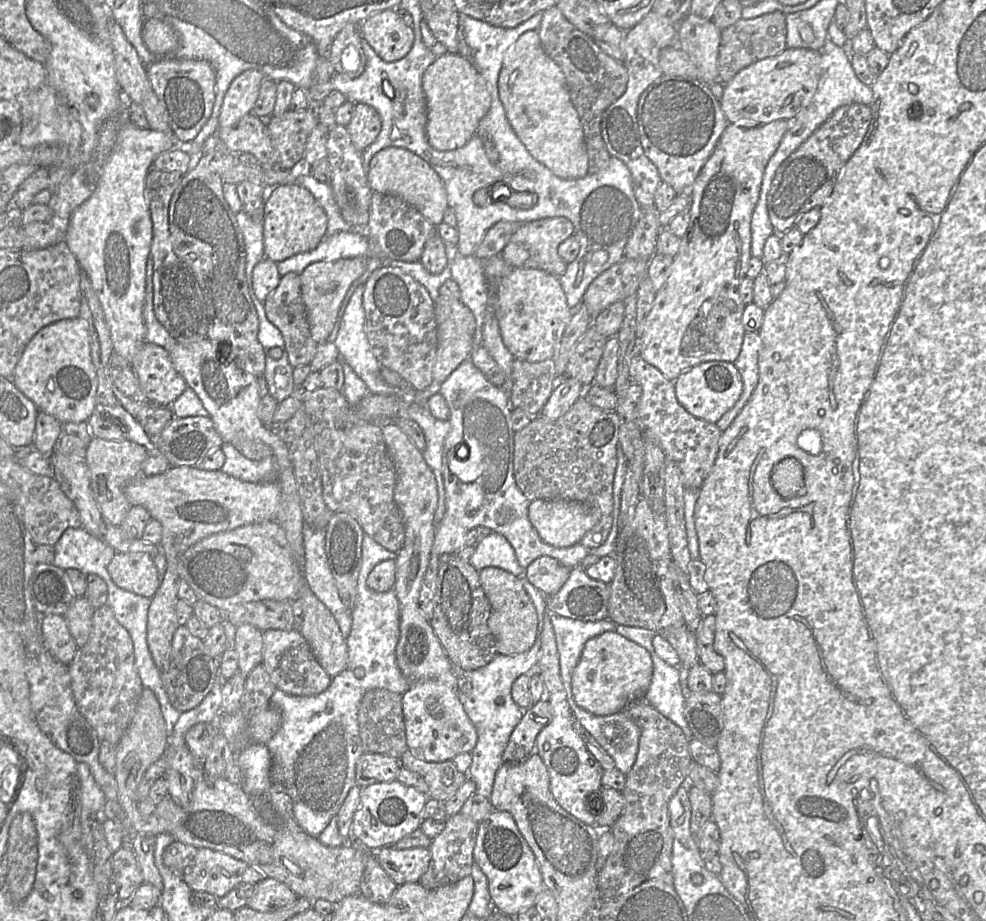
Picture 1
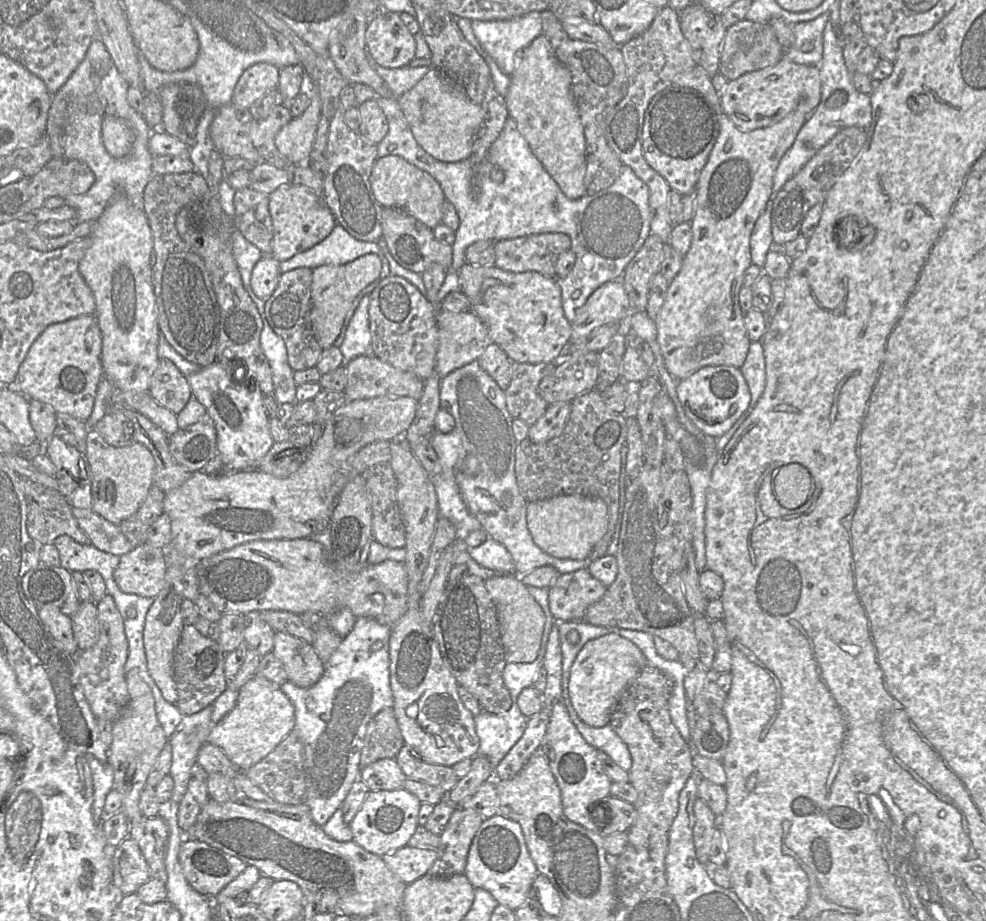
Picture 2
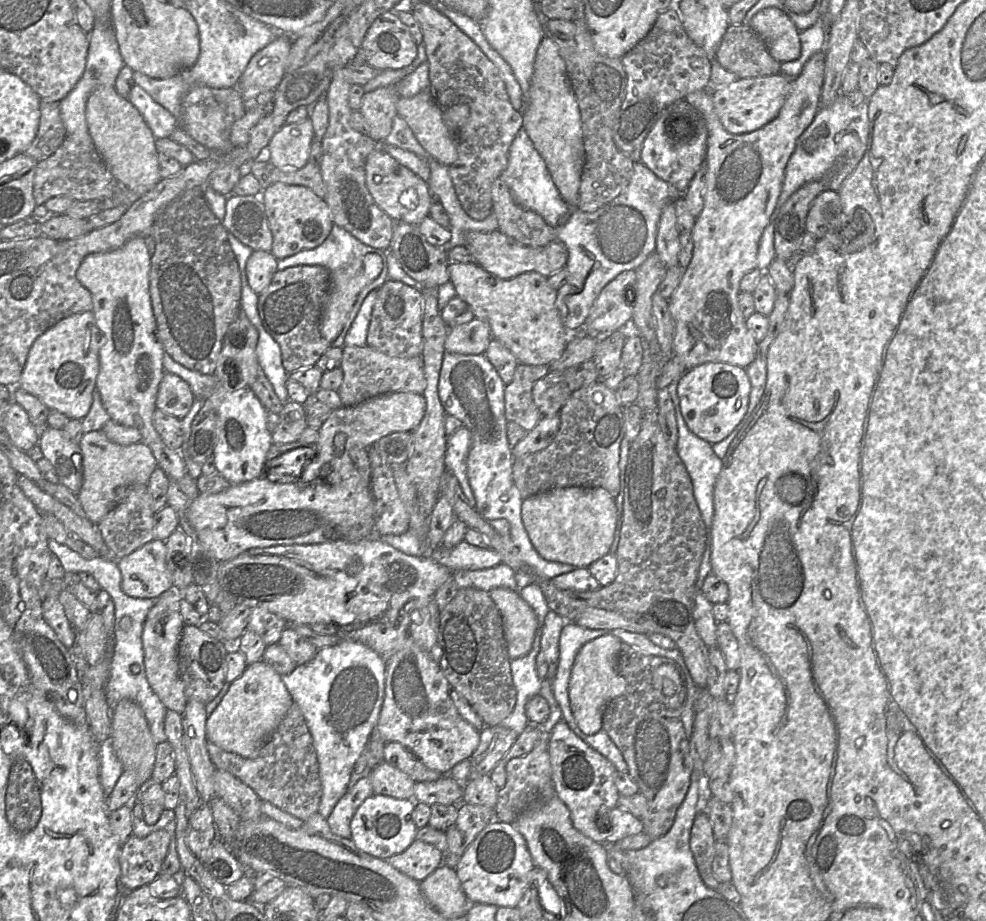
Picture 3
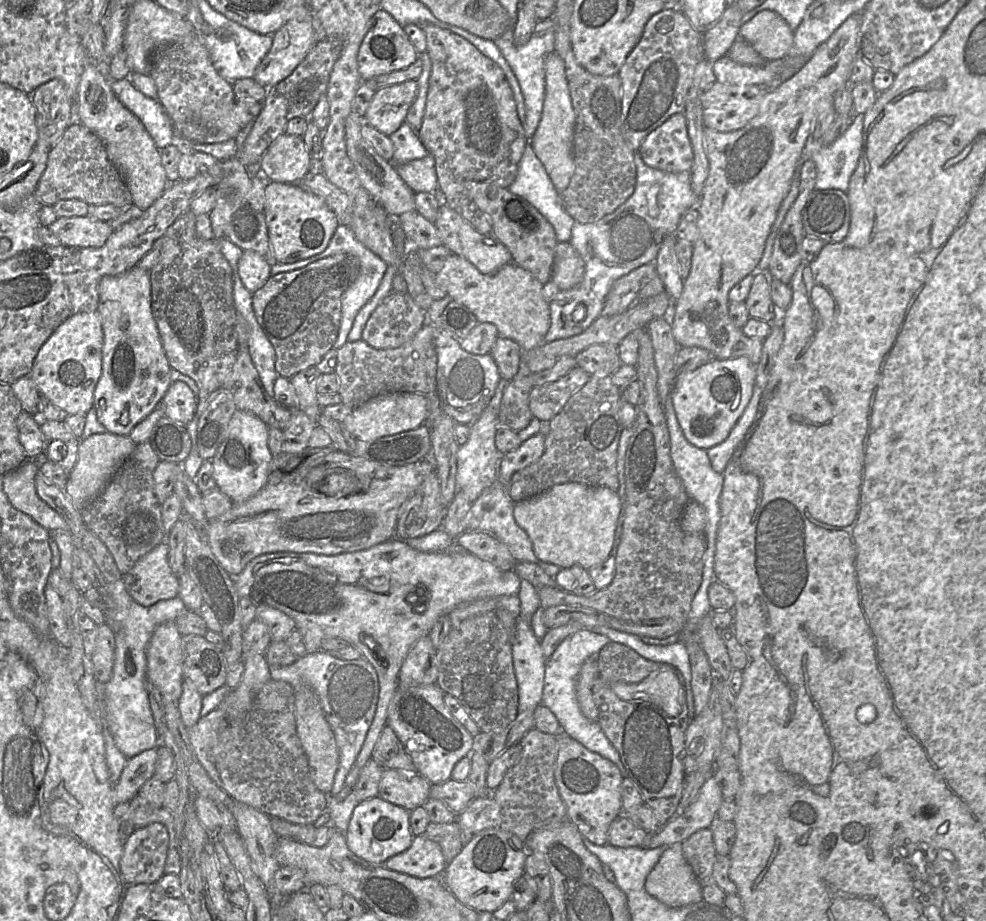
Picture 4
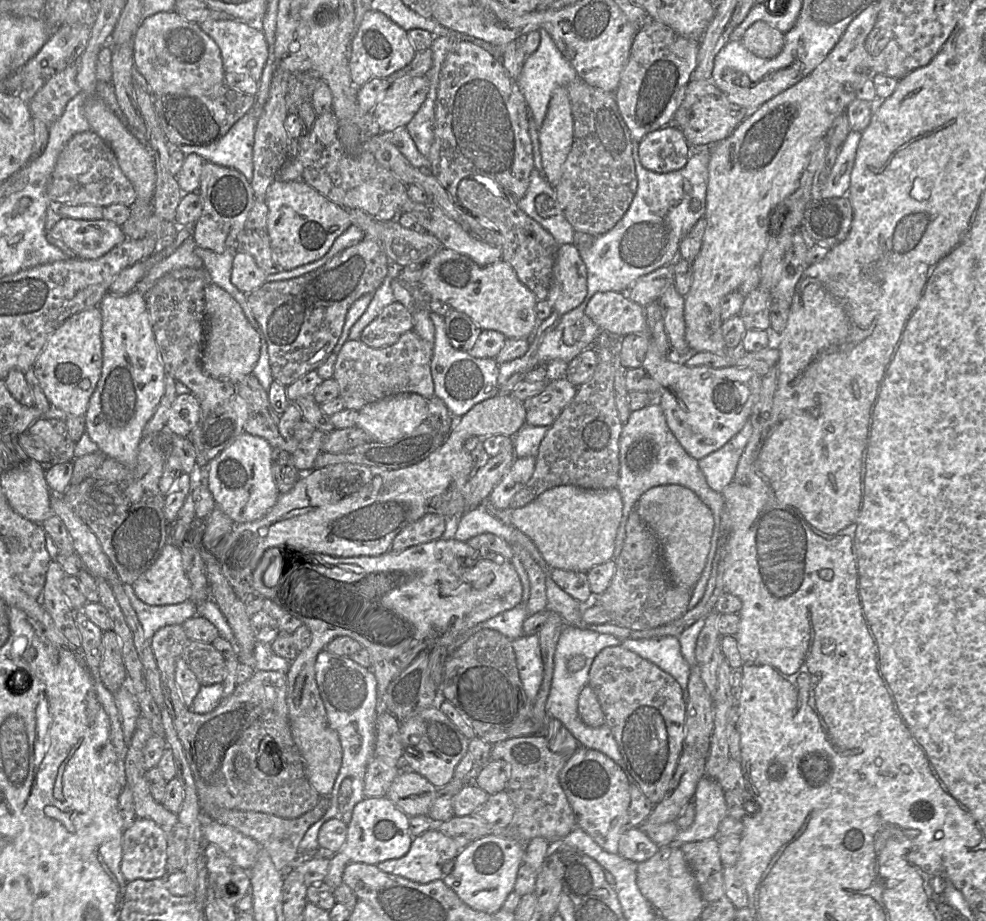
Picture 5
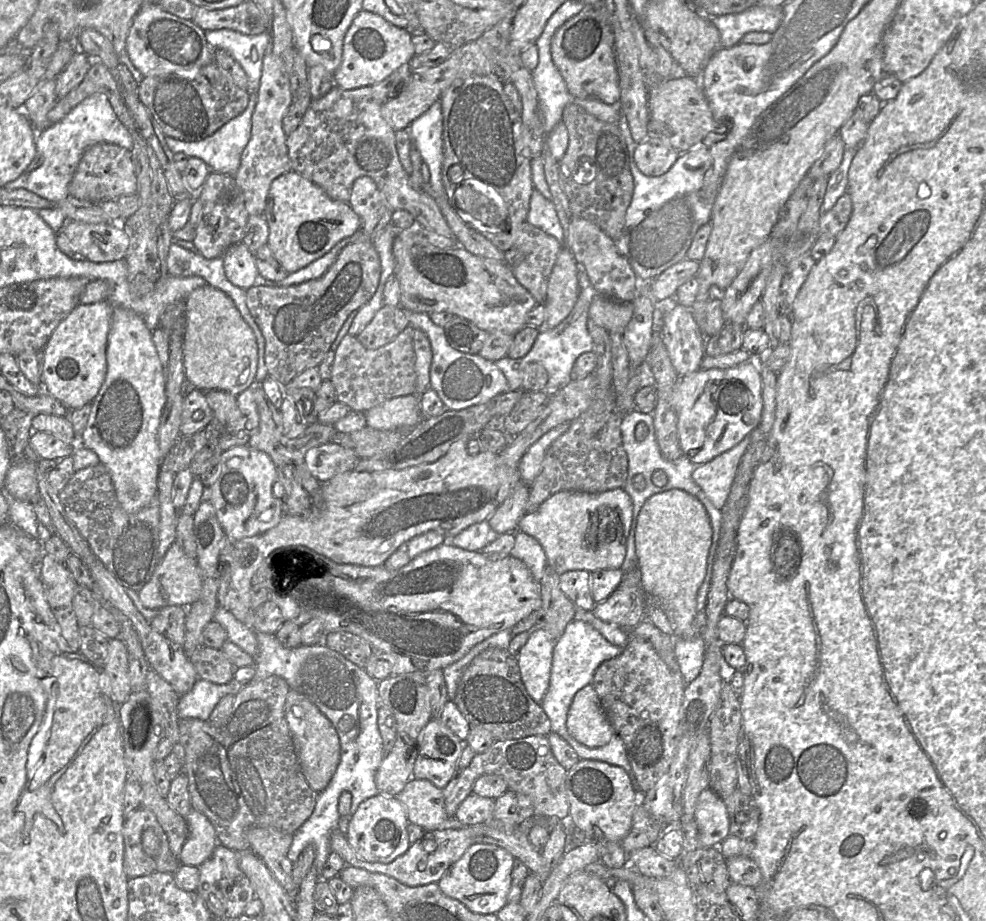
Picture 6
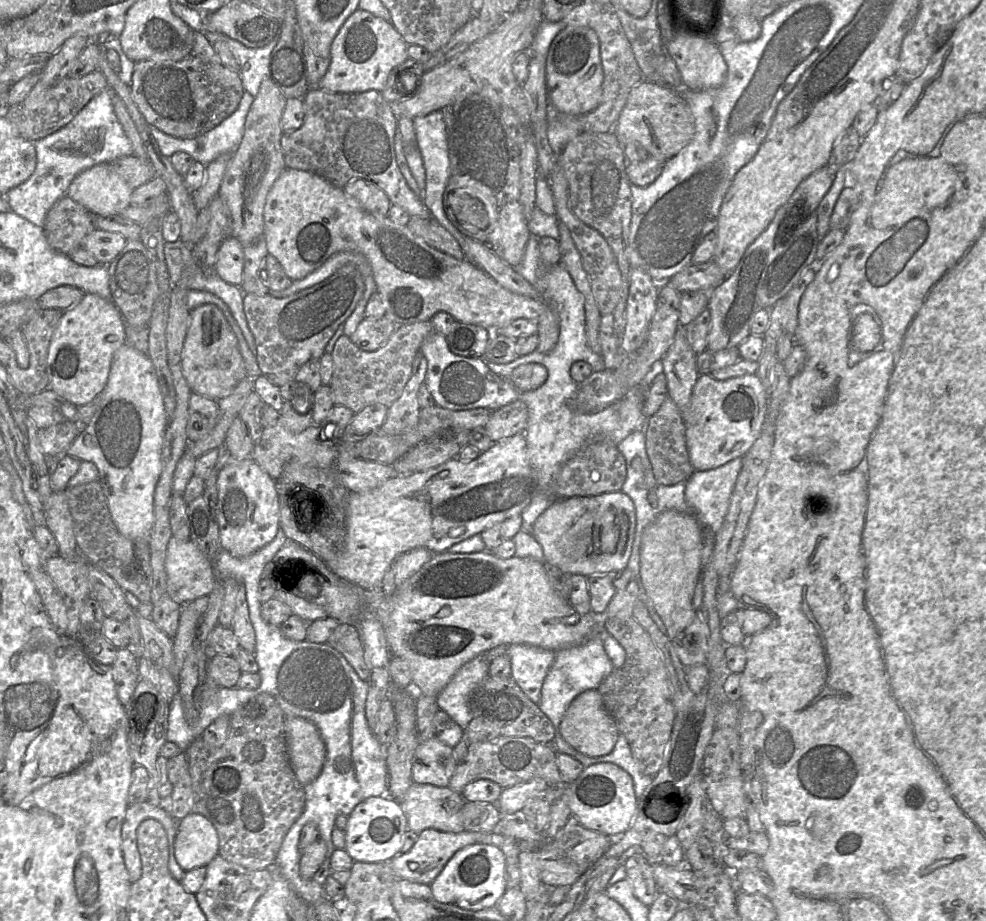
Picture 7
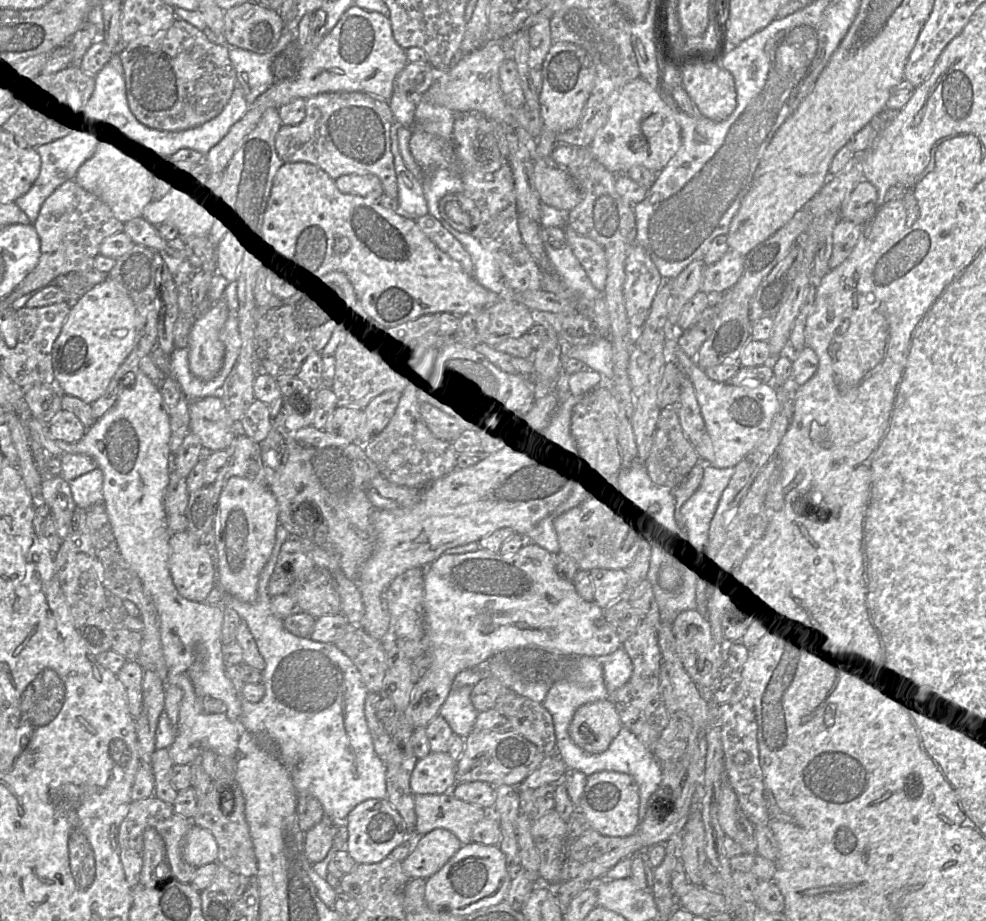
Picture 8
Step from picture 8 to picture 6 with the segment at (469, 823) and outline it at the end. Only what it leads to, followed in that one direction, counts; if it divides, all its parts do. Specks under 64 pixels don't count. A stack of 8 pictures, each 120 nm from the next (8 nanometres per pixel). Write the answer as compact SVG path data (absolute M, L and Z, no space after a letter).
M411 779L396 797L405 809L409 823L419 825L425 831L468 827L447 815L443 789L426 779Z

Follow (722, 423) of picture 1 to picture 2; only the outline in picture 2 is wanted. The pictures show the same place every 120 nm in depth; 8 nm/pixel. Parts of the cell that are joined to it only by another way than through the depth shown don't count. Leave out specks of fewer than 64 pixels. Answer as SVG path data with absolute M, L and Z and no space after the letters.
M752 341L743 365L739 368L749 387L751 399L745 412L733 426L722 436L715 438L716 449L721 451L731 439L735 431L754 409L766 386L766 367L764 348L761 341Z

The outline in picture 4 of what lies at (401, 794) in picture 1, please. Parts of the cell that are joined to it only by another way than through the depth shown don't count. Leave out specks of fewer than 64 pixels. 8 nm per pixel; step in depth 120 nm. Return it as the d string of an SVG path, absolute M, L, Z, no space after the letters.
M379 796L360 802L353 810L344 833L348 848L365 861L384 864L389 858L406 851L412 844L410 812Z

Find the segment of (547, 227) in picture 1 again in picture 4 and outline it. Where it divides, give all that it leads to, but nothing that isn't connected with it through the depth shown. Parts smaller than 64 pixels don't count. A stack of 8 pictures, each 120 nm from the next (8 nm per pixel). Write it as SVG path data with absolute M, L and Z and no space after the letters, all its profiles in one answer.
M447 204L440 205L434 225L442 240L442 245L445 245L453 254L468 260L483 274L491 274L512 262L509 250L493 234L479 233Z

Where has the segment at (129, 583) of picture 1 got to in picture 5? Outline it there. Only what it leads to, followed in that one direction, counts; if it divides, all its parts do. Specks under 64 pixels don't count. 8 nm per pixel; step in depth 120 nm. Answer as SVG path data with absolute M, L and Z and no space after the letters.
M169 541L151 567L132 584L132 588L139 600L151 606L190 600L192 587L178 543Z

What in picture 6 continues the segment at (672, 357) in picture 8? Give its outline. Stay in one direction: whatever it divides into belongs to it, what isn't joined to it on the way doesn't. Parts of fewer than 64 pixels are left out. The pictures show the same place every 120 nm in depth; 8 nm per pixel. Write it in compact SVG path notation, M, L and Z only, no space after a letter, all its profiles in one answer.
M752 359L730 369L699 369L680 376L673 405L683 454L694 465L705 464L733 448L759 425L763 408L759 365Z

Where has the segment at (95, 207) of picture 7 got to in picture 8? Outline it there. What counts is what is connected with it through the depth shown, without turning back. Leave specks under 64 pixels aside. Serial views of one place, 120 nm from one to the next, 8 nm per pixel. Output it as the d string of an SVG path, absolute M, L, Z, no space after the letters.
M106 130L97 139L87 160L78 168L74 180L84 190L105 203L114 217L124 224L141 217L144 207L153 200L151 178L146 172L146 159L147 155L133 137L120 130Z

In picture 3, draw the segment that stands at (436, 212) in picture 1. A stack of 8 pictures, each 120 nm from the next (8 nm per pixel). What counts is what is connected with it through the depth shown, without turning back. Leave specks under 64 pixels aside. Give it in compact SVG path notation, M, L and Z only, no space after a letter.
M376 149L368 155L365 179L375 203L392 220L418 225L428 216L432 196L428 183L382 149Z

